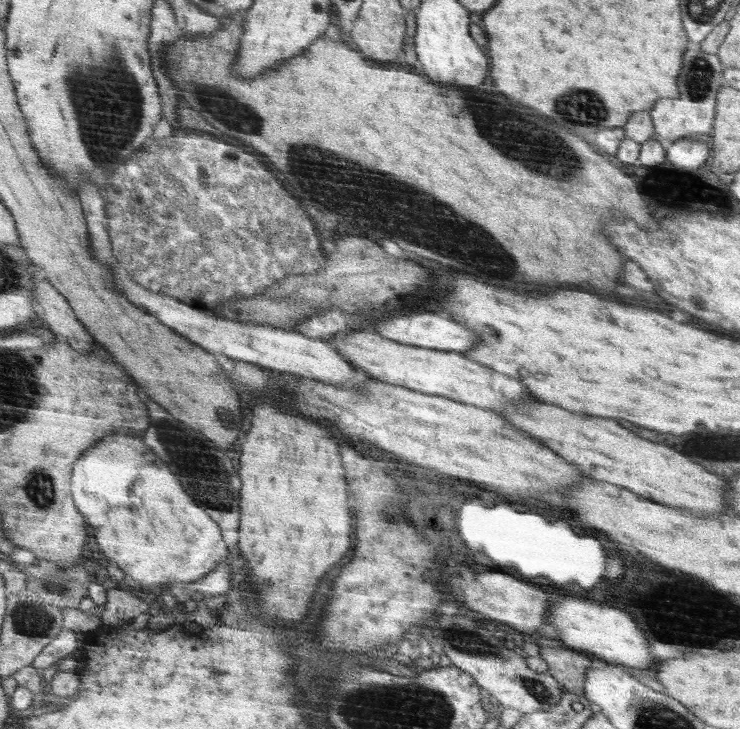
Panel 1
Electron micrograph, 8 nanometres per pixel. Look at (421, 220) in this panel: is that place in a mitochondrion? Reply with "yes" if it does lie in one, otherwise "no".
yes

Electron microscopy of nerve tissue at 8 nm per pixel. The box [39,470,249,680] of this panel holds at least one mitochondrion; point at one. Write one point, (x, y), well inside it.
(57, 588)

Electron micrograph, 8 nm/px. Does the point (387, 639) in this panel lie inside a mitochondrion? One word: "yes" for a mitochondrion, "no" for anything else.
no

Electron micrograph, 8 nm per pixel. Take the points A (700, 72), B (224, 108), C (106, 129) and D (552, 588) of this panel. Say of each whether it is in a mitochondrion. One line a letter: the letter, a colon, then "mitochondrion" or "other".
A: mitochondrion
B: mitochondrion
C: mitochondrion
D: other

